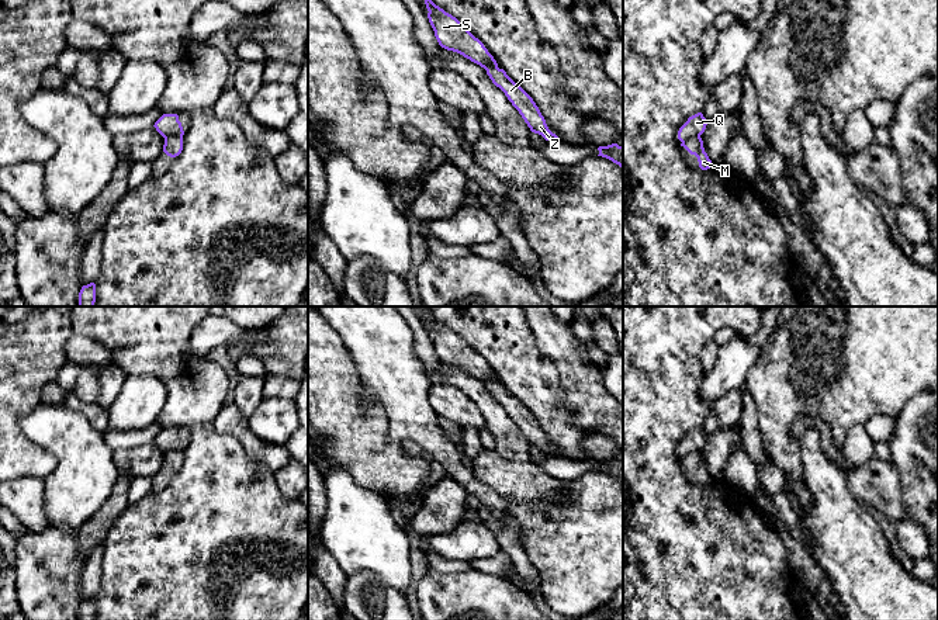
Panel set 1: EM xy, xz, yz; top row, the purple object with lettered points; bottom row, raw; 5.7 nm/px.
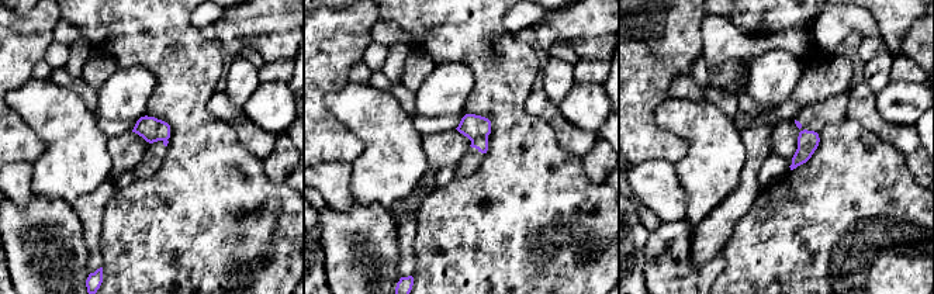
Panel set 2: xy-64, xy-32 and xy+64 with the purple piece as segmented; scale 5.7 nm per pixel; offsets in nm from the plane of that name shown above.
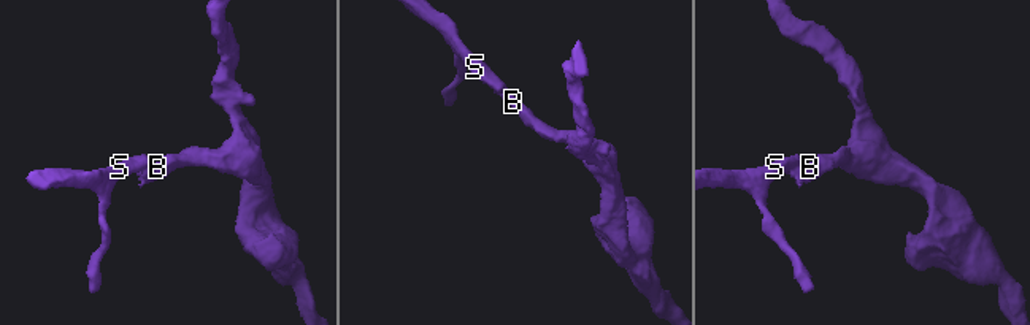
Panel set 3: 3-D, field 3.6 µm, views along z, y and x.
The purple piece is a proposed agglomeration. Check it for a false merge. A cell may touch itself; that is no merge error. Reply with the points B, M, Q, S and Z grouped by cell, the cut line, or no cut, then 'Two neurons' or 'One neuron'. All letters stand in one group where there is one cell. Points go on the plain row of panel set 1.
Groups: B M Z / Q S. Split along xy (182, 450), (169, 450), (165, 454). Two neurons

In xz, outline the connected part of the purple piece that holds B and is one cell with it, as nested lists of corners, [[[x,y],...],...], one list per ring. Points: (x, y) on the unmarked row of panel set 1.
[[[494,378],[488,380],[485,385],[492,398],[505,408],[512,420],[519,426],[532,447],[541,450],[546,456],[560,457],[560,453],[548,444],[533,413],[503,384]]]

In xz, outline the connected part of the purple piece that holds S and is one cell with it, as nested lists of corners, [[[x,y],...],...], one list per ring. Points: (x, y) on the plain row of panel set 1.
[[[430,312],[425,314],[425,319],[429,326],[429,337],[442,363],[457,367],[484,384],[488,380],[498,380],[484,359],[464,343],[456,332],[436,321]]]

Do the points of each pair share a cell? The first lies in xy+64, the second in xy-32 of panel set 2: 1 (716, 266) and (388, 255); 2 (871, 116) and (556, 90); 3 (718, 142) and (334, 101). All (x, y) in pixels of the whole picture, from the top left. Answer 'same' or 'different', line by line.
1: different
2: different
3: same

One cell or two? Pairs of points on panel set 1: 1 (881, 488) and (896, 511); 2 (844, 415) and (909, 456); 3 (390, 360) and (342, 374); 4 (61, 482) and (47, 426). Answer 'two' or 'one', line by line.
1: one
2: two
3: two
4: one

